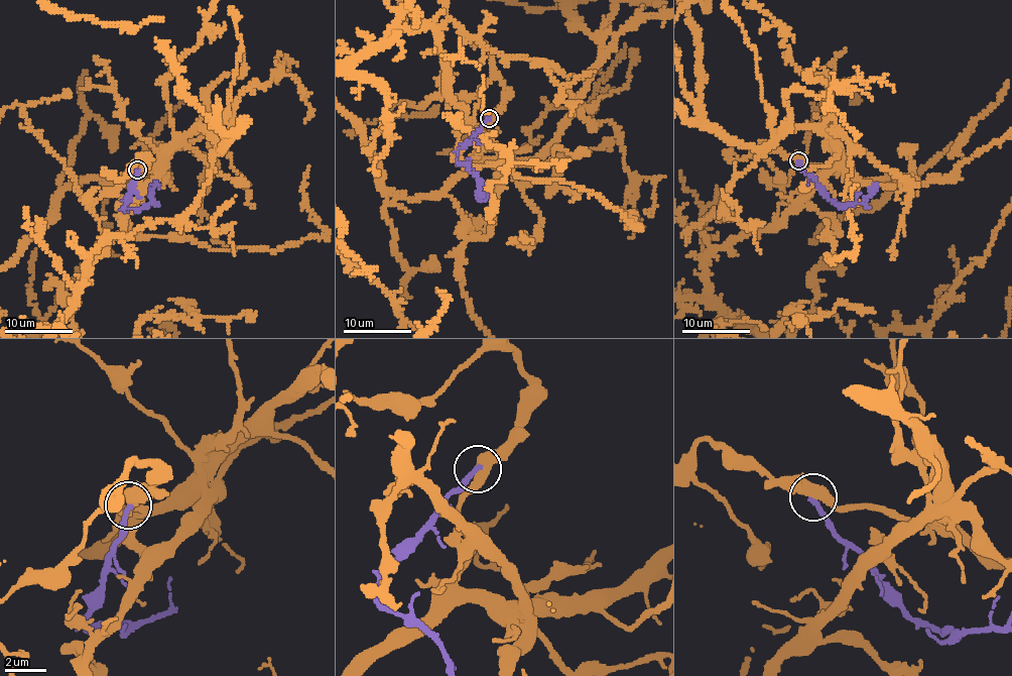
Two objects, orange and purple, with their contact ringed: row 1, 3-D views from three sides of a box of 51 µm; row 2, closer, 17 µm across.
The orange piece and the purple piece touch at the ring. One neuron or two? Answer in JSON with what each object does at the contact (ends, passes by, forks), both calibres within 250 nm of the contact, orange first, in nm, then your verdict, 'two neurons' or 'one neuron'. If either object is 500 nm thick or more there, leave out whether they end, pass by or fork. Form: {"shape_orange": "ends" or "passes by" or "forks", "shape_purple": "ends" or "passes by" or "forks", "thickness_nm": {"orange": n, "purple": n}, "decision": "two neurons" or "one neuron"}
{"thickness_nm": {"orange": 500, "purple": 240}, "decision": "two neurons"}

